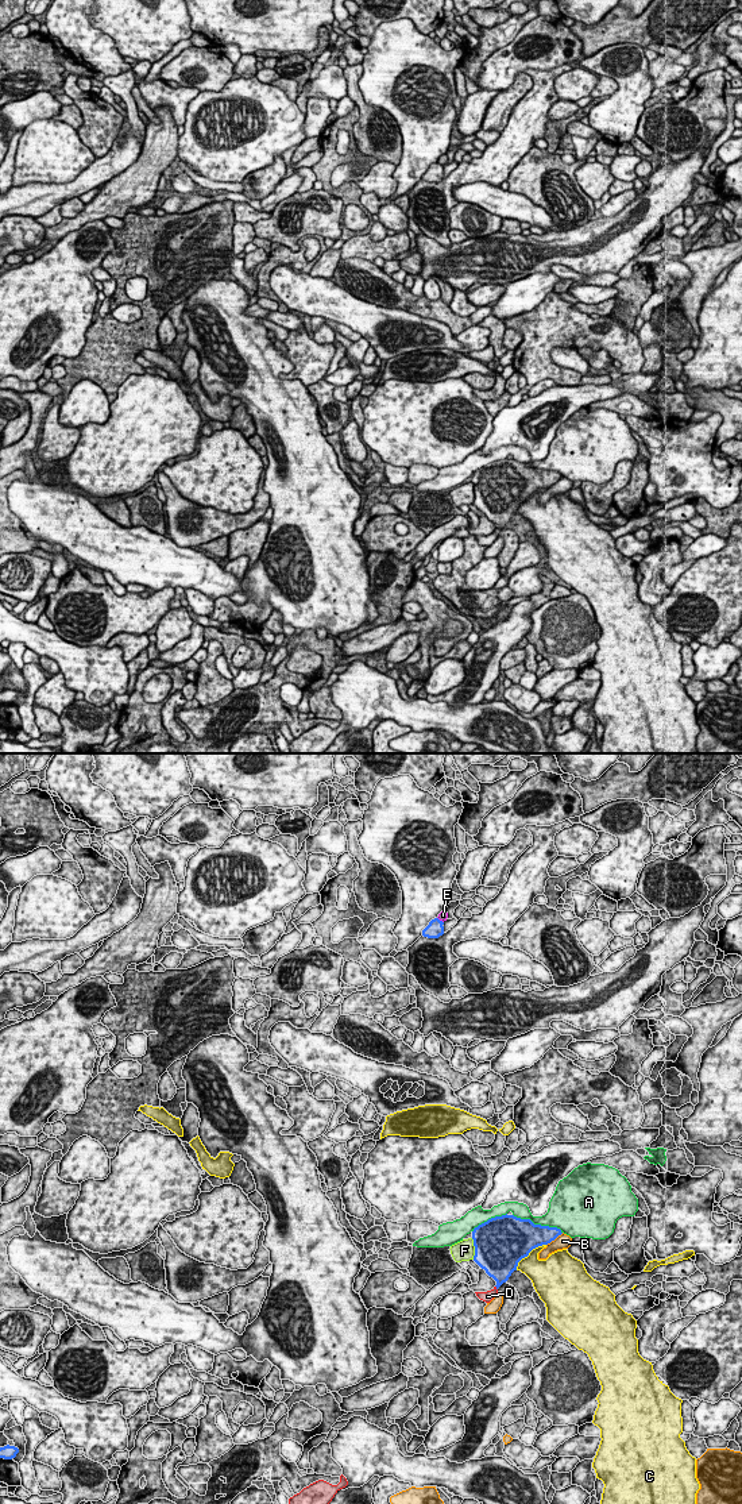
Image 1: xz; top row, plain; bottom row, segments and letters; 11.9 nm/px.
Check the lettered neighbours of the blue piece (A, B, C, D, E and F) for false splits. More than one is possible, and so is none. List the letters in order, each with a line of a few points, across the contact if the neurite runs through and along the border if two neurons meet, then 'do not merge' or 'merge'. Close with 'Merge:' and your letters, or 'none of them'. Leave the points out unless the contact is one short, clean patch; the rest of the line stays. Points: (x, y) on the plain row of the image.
A: do not merge
B: do not merge
C: do not merge
D: line xz (499, 512), (497, 532), (487, 540); merge
E: do not merge
F: do not merge
Merge: D

